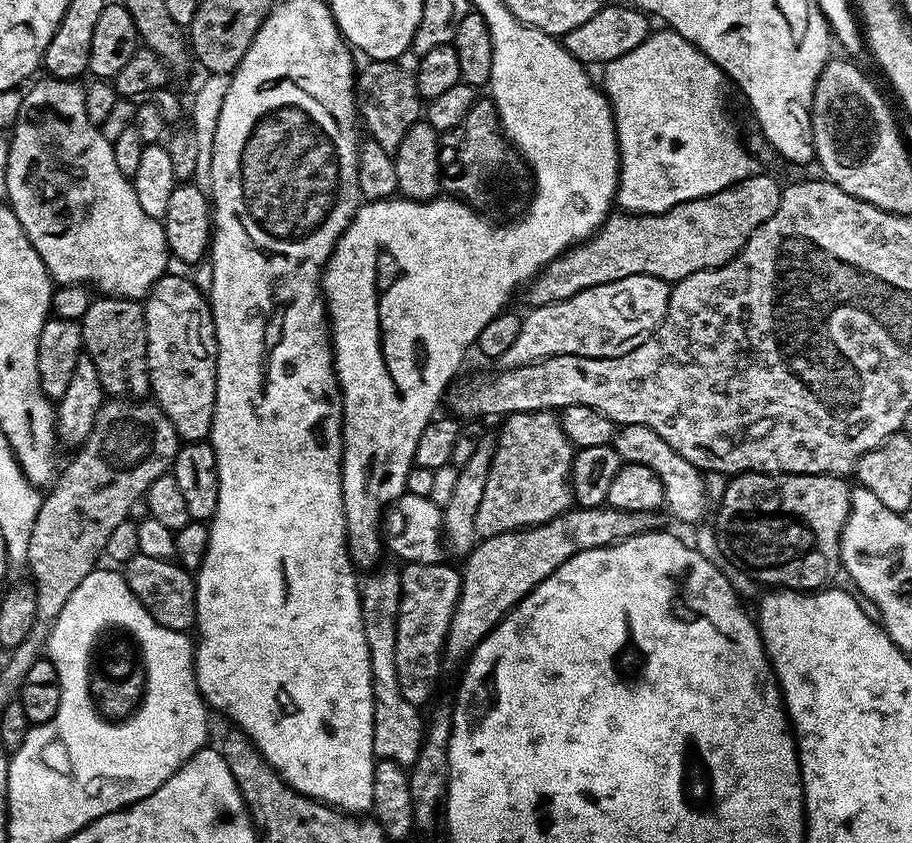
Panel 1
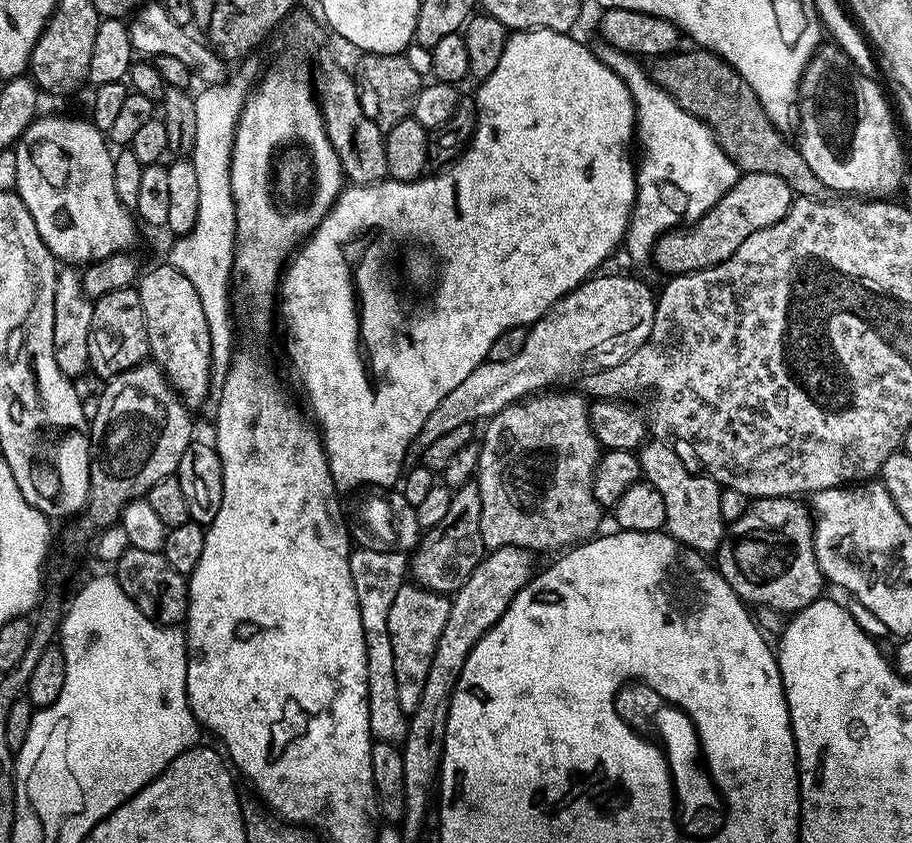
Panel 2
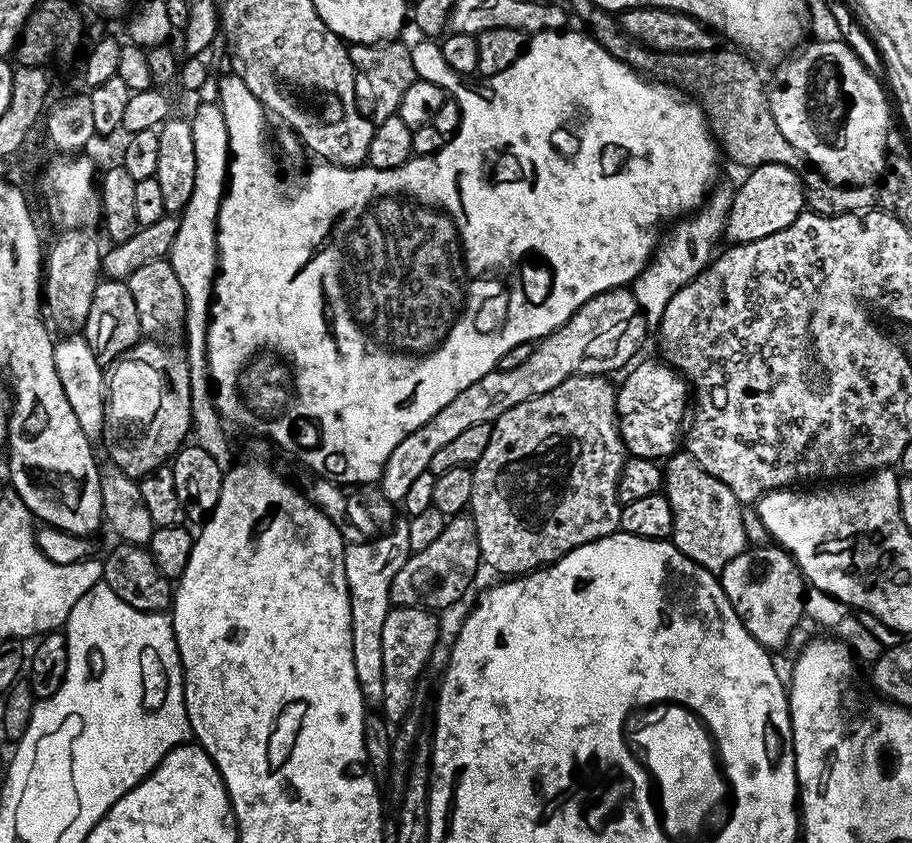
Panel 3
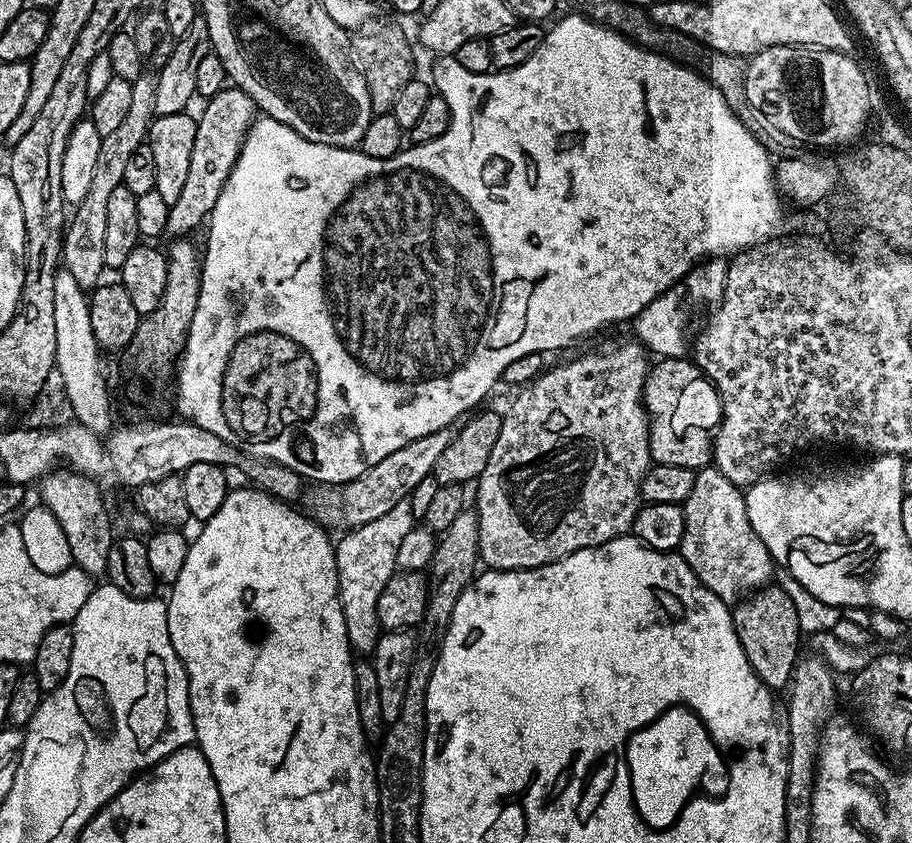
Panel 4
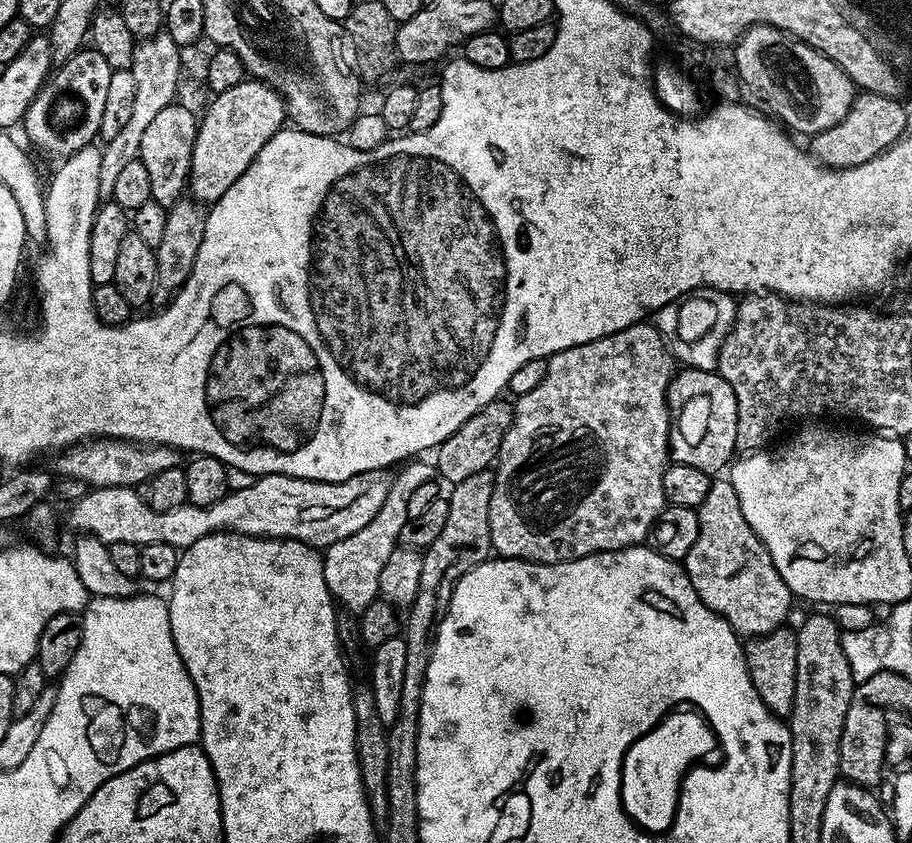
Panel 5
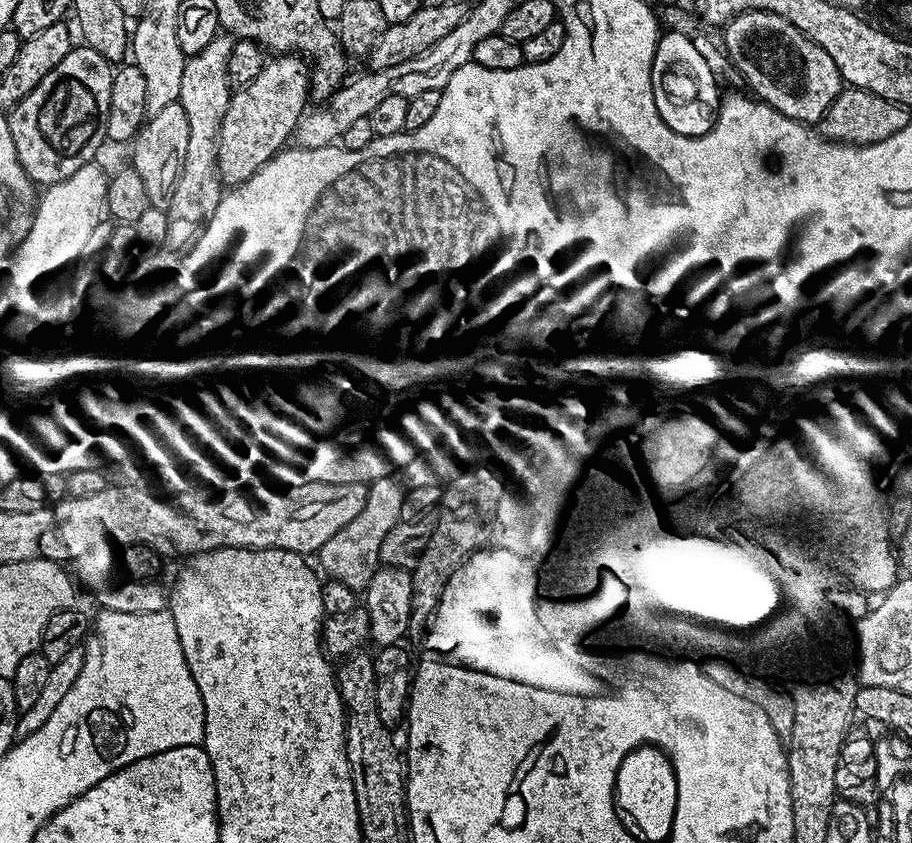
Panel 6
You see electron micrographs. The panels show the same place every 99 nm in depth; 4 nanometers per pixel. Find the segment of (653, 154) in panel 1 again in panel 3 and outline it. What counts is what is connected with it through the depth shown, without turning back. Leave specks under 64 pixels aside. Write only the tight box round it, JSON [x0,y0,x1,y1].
[630,187,734,326]

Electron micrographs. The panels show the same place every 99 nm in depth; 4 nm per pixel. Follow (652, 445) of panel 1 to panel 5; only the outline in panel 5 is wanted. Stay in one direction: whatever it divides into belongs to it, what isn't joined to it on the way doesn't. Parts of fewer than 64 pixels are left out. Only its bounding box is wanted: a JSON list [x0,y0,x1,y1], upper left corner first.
[682,479,794,638]

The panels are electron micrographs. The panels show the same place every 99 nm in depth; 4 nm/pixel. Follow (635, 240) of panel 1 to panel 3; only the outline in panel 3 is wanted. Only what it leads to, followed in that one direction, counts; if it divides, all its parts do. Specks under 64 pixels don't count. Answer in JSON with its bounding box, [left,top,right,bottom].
[724,164,805,244]

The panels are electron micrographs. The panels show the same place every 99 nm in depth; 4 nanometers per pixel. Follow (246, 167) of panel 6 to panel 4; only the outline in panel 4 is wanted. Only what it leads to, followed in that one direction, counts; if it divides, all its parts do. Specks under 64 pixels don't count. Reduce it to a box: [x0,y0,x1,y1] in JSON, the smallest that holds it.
[166,86,258,238]

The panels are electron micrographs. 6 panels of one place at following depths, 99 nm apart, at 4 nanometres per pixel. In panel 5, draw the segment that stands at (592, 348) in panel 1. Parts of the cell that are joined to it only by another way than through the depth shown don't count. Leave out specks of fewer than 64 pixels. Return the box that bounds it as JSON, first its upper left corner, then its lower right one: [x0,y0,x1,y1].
[67,468,394,550]

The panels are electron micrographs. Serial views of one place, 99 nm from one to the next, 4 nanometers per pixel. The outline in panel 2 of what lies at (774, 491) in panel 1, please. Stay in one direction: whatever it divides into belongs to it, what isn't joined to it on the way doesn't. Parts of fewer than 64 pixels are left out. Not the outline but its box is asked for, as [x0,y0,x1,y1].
[714,496,826,614]

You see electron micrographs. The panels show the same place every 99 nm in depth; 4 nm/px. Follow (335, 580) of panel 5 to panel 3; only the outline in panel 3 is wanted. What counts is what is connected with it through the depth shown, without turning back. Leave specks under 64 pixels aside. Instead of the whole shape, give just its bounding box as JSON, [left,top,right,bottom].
[344,519,412,706]

